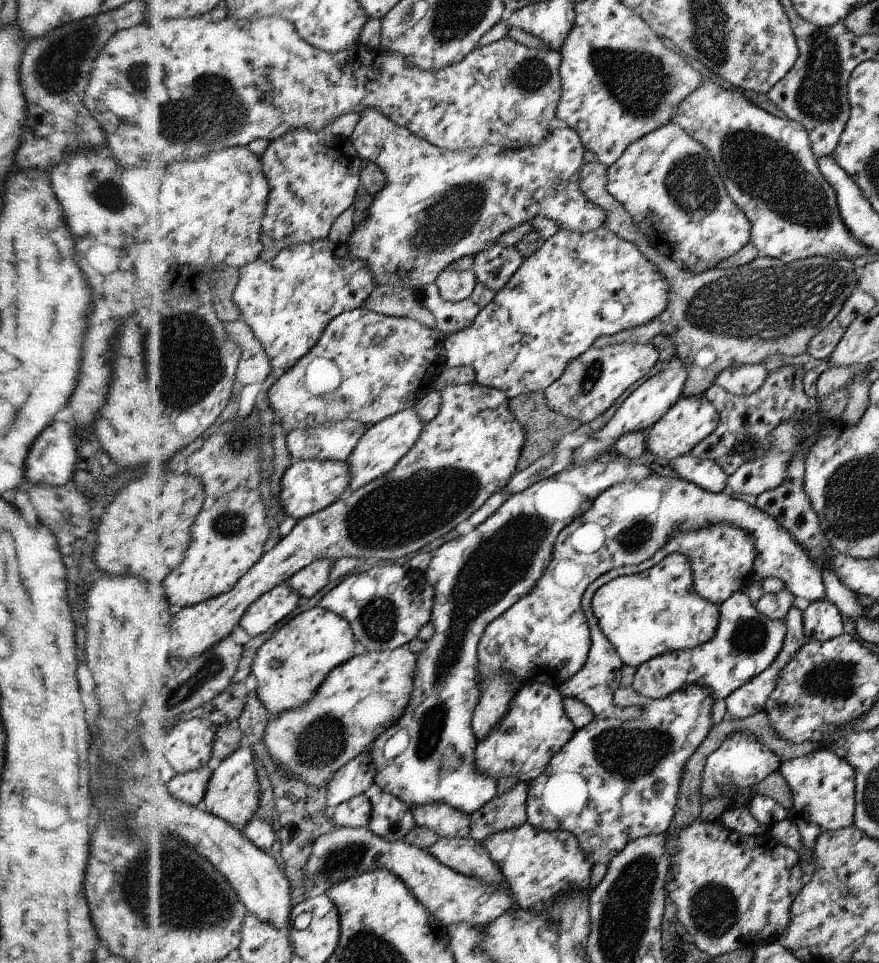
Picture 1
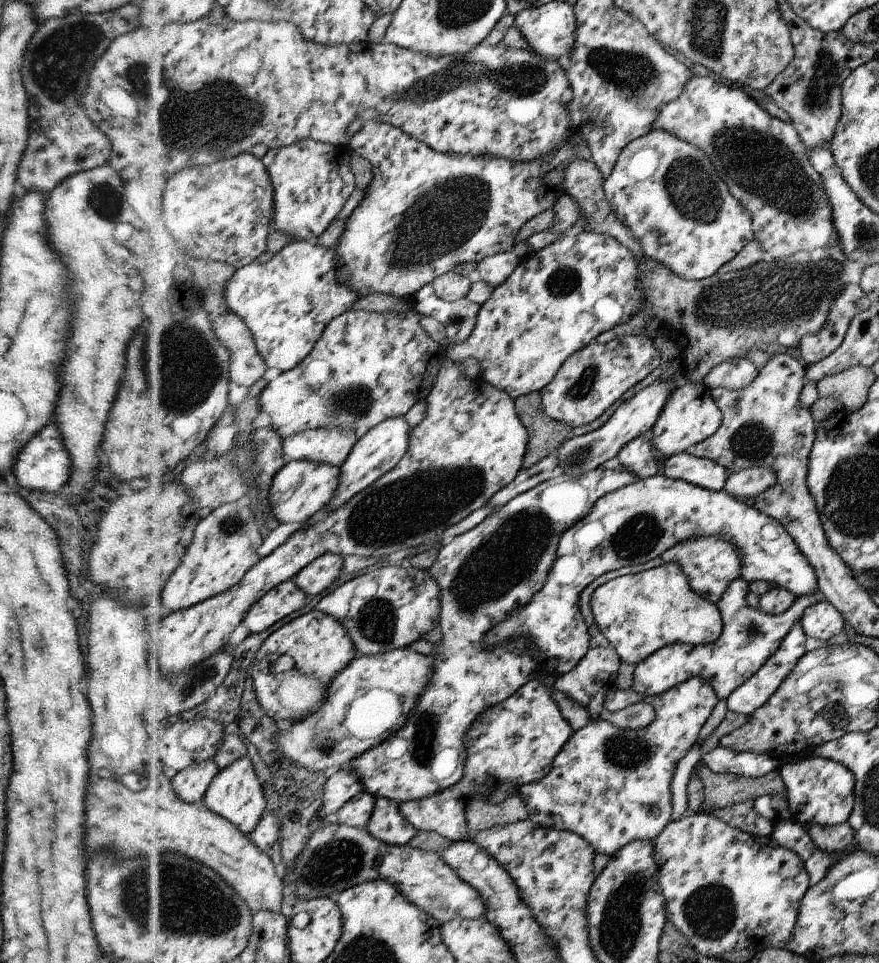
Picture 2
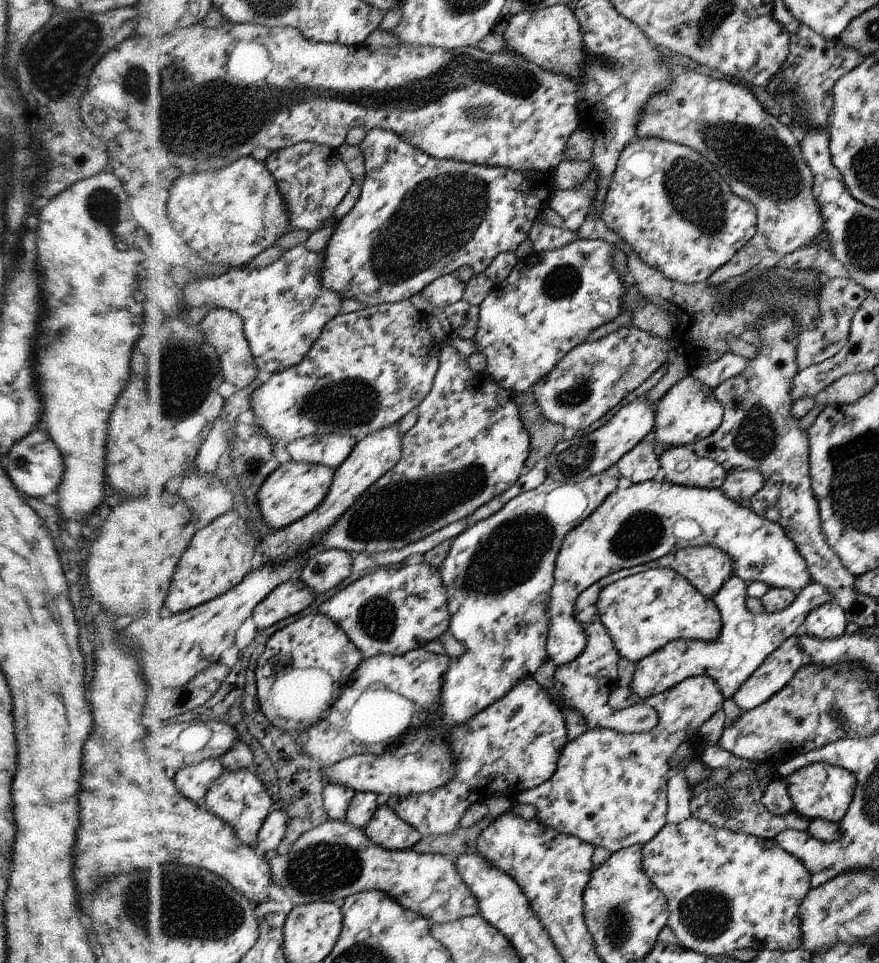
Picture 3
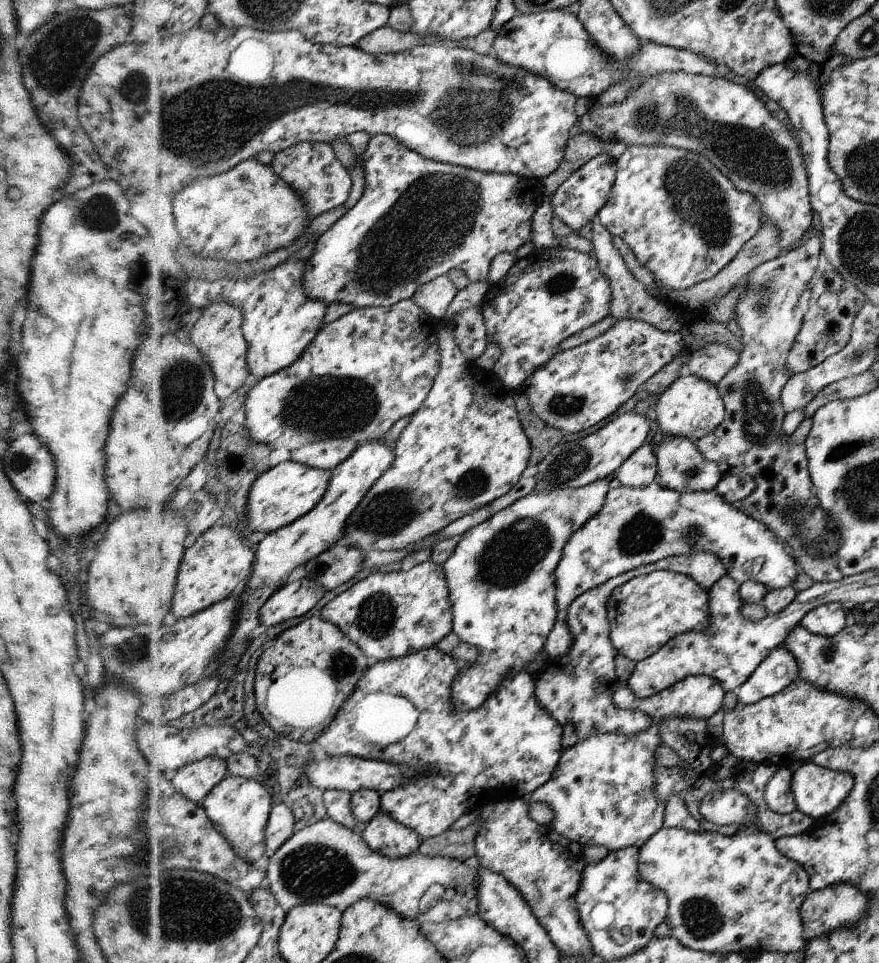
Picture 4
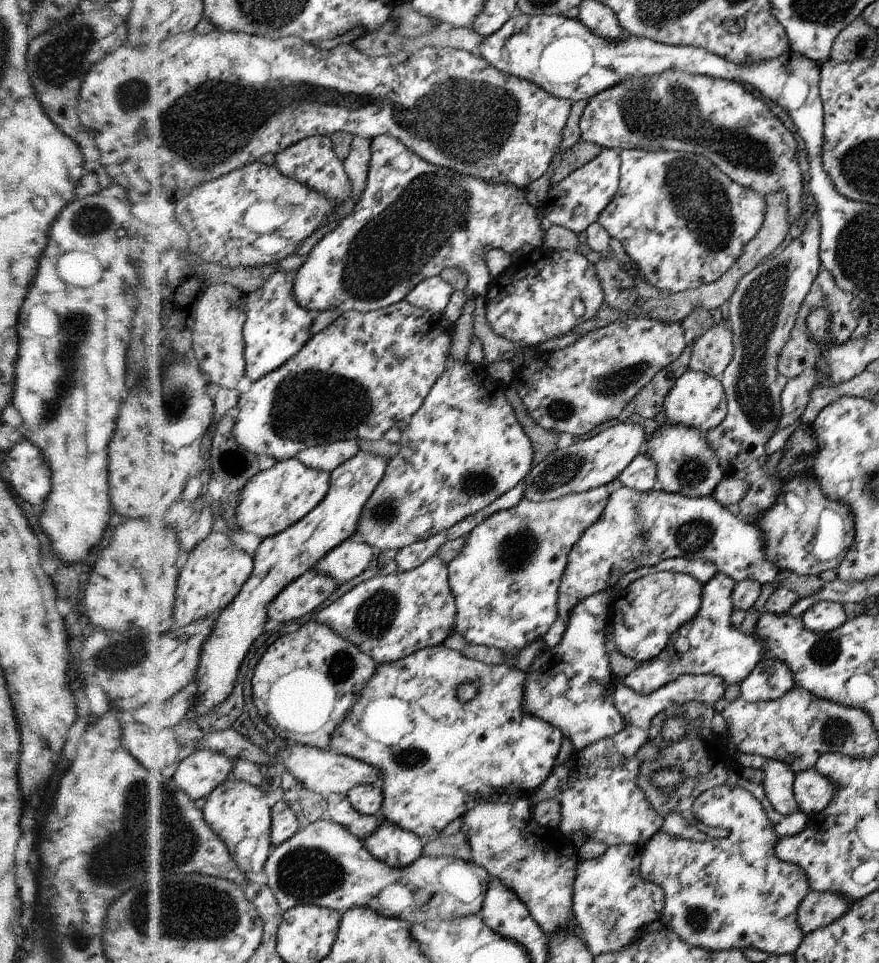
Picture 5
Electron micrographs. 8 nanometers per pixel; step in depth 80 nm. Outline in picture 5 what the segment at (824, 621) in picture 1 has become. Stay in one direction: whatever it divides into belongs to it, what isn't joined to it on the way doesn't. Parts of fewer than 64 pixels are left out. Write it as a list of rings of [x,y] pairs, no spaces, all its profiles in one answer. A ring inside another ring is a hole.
[[[815,602],[801,617],[805,627],[815,633],[827,633],[845,624],[846,614],[841,603]]]

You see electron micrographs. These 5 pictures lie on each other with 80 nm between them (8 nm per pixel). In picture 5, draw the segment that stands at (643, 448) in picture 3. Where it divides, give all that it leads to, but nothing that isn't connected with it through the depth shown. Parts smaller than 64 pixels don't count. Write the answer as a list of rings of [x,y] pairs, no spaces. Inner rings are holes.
[[[642,452],[618,479],[624,487],[646,492],[657,487],[657,473],[657,463]]]

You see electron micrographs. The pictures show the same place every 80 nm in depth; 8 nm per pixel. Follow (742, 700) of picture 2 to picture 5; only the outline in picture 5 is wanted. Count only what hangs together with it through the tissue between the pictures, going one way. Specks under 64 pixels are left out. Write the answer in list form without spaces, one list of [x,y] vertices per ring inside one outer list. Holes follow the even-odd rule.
[[[776,659],[758,662],[753,672],[740,683],[741,697],[750,702],[773,701],[796,686],[793,671]]]

